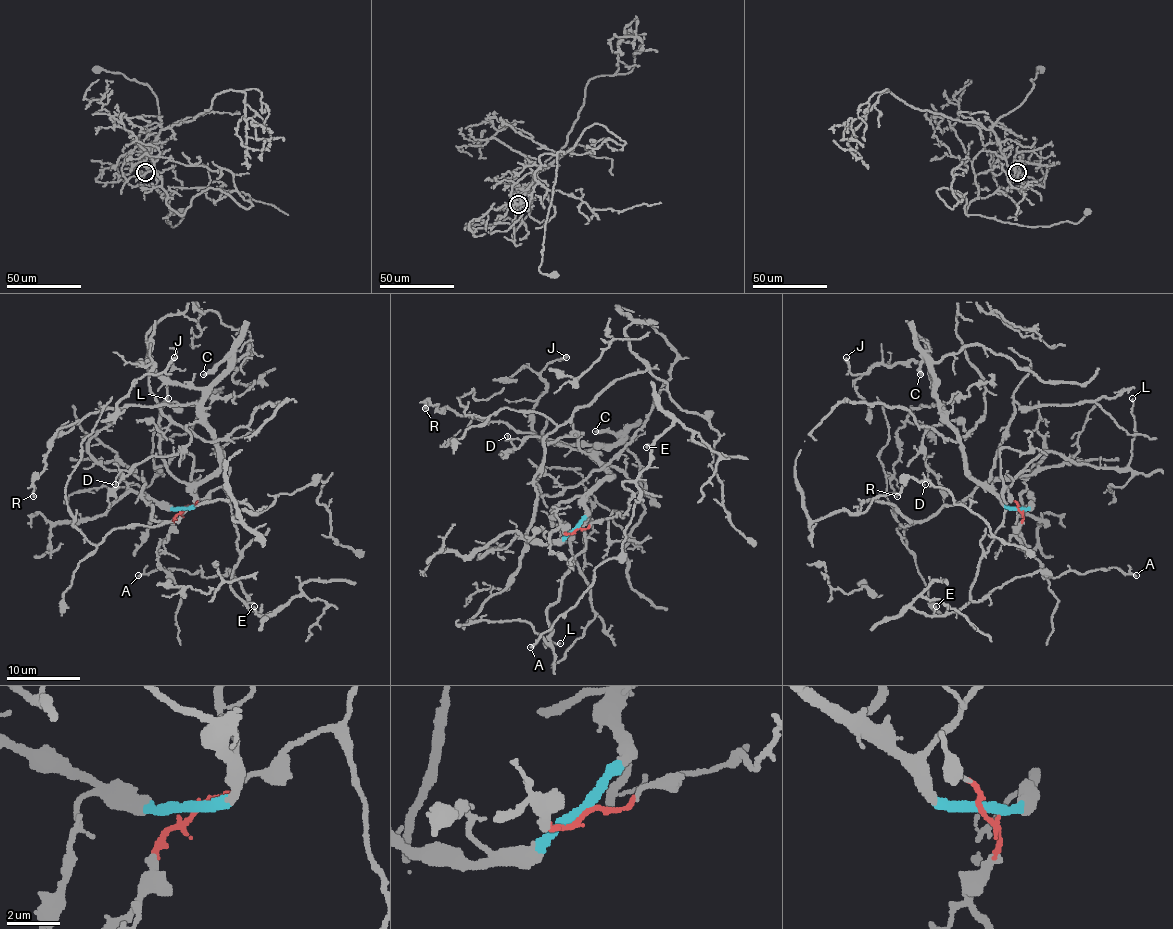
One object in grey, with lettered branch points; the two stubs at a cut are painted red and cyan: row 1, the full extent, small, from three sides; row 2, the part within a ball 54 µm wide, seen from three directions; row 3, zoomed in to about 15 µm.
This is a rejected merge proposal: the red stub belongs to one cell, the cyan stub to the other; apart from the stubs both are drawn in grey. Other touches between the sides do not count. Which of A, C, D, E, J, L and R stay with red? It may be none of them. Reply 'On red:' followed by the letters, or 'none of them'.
On red: A, E

